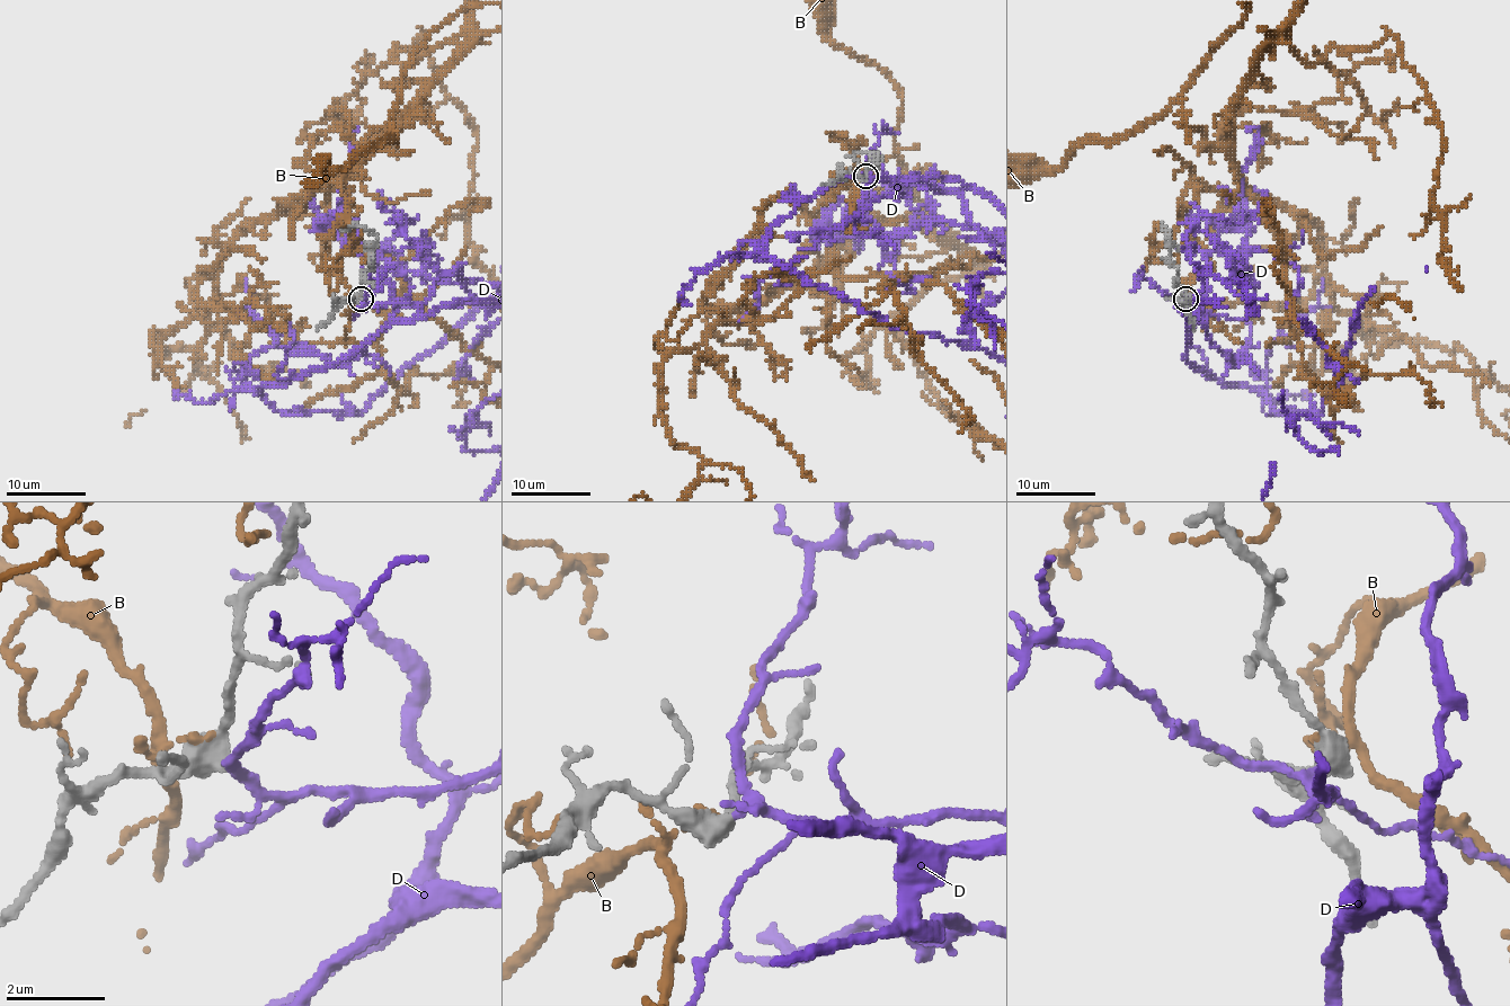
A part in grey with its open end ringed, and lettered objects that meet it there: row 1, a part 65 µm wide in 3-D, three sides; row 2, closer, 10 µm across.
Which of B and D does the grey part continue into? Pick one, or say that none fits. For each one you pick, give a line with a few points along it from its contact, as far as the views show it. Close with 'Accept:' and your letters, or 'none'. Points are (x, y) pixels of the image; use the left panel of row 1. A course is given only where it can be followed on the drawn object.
Accept: D

